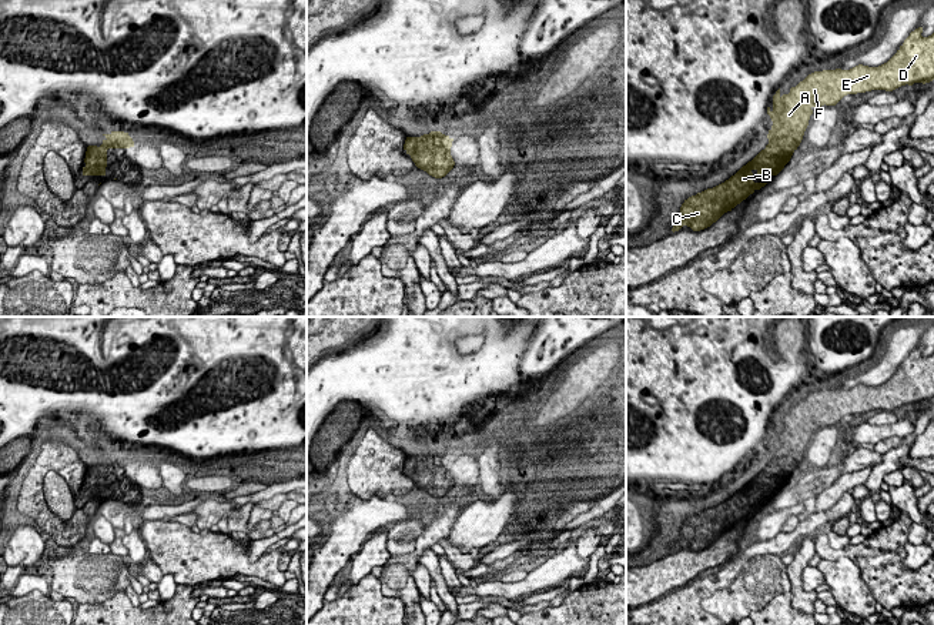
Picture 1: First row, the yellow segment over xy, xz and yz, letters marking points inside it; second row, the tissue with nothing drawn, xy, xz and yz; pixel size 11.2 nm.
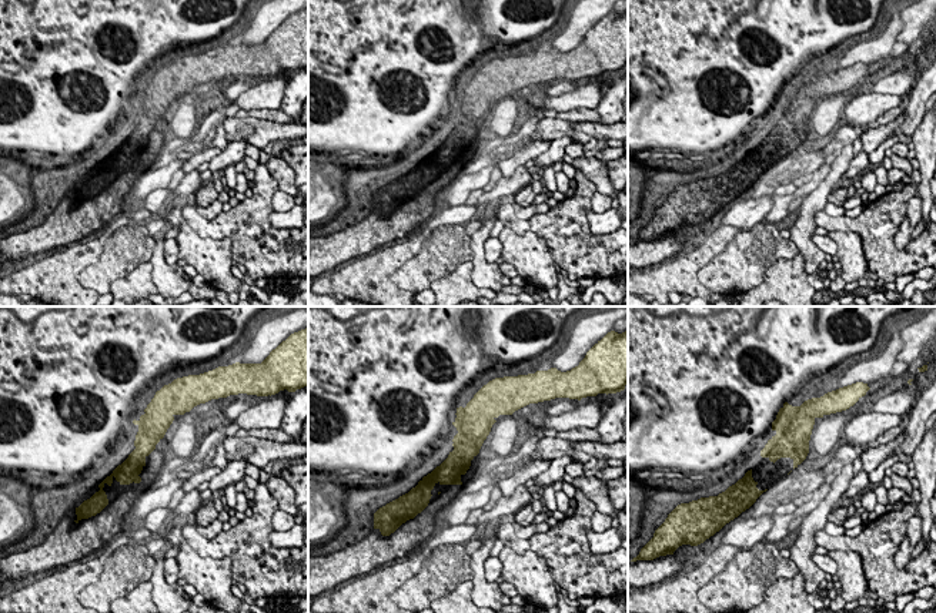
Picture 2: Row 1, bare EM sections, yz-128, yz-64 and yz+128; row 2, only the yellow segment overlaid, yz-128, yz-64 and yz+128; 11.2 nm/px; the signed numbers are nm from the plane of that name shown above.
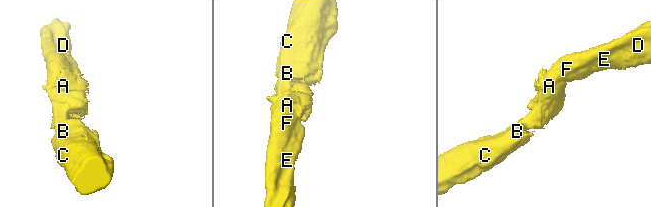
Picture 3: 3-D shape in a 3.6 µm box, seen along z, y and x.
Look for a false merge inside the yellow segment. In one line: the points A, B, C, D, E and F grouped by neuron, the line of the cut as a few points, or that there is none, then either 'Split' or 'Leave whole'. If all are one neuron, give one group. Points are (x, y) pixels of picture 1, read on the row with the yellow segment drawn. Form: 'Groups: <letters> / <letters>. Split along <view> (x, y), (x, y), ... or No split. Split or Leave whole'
Groups: A B C D E F. No split. Leave whole

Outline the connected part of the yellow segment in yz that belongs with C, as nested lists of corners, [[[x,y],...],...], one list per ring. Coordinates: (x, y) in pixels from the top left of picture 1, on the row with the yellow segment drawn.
[[[923,27],[915,29],[900,46],[897,53],[878,67],[858,64],[850,70],[823,70],[809,74],[789,94],[780,94],[780,88],[773,96],[773,107],[767,107],[773,126],[769,130],[769,144],[751,161],[743,166],[734,176],[724,183],[707,188],[696,195],[689,197],[680,207],[680,223],[674,224],[672,231],[679,231],[683,225],[693,231],[700,231],[716,223],[724,213],[732,211],[737,204],[746,200],[756,190],[767,183],[754,183],[753,170],[757,176],[777,176],[790,161],[793,153],[800,146],[804,131],[809,126],[813,107],[836,106],[844,96],[866,93],[871,90],[893,91],[901,86],[913,86],[914,83],[930,83],[934,80],[934,33],[923,37]]]

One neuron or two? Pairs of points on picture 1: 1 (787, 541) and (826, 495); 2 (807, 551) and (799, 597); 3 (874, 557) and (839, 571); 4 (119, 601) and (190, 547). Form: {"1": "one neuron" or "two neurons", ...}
{"1": "two neurons", "2": "one neuron", "3": "two neurons", "4": "two neurons"}

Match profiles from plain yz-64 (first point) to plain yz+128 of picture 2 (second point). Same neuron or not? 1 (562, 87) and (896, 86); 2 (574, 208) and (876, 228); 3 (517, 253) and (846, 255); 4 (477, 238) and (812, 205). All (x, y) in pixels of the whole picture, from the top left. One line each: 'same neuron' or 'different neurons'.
1: same neuron
2: same neuron
3: same neuron
4: same neuron

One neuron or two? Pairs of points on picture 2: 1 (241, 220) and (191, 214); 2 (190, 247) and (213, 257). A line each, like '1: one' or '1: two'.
1: one
2: one

